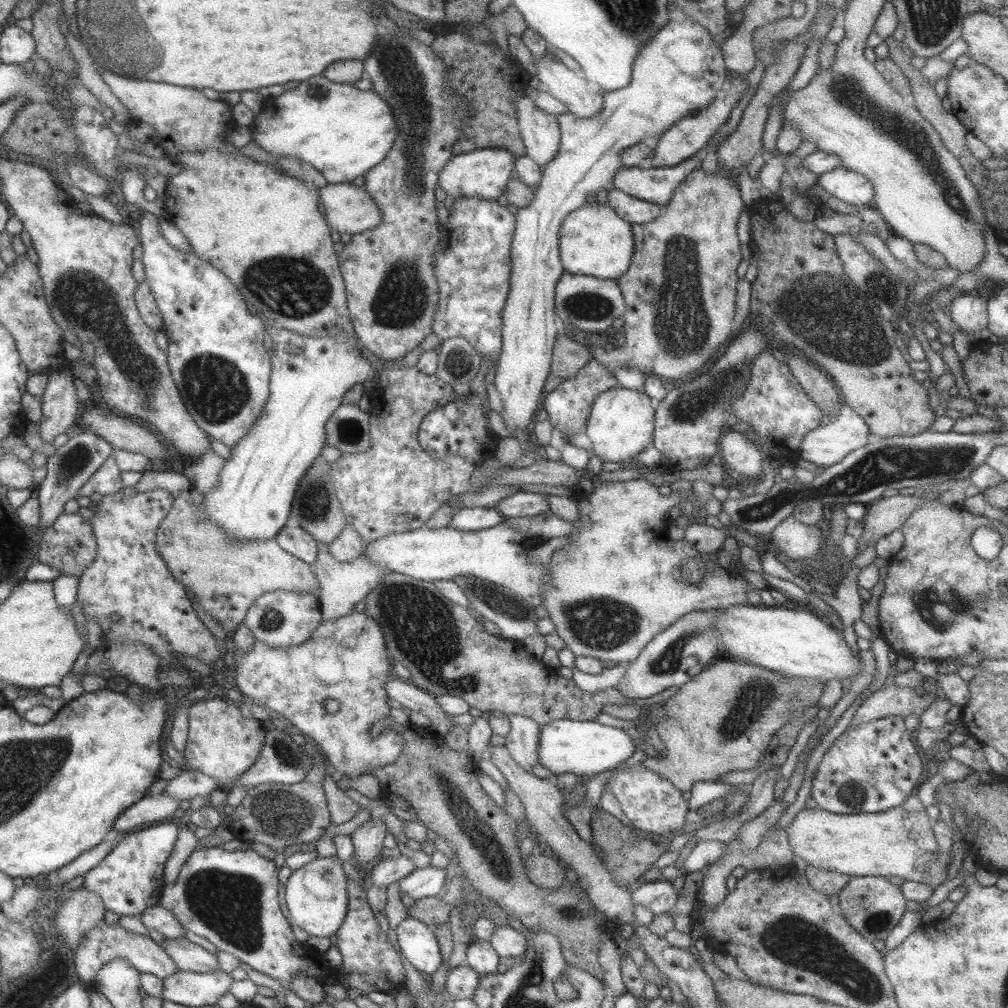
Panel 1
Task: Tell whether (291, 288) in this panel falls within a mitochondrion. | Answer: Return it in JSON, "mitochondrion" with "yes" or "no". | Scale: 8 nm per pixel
{"mitochondrion":"yes"}

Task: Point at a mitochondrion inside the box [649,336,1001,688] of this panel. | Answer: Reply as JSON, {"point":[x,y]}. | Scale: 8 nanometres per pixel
{"point":[893,465]}

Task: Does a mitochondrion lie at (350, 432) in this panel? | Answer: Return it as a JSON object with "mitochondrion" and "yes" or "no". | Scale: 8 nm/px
{"mitochondrion":"yes"}

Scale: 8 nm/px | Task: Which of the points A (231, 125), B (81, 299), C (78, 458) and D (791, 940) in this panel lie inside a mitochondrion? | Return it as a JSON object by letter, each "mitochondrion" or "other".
{"A":"other","B":"mitochondrion","C":"mitochondrion","D":"mitochondrion"}

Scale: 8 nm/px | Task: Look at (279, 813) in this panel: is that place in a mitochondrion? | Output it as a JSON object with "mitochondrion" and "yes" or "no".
{"mitochondrion":"yes"}

